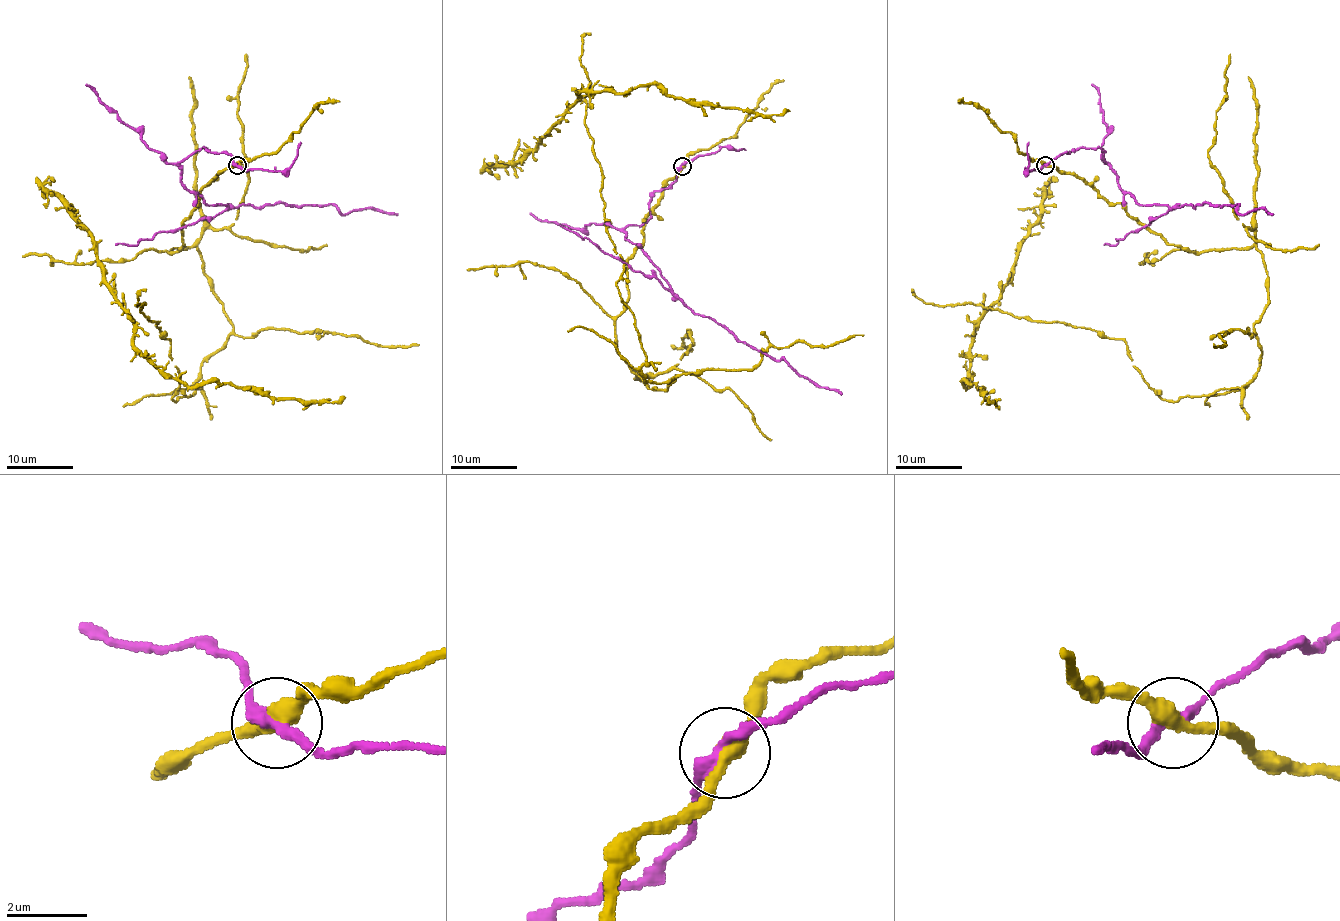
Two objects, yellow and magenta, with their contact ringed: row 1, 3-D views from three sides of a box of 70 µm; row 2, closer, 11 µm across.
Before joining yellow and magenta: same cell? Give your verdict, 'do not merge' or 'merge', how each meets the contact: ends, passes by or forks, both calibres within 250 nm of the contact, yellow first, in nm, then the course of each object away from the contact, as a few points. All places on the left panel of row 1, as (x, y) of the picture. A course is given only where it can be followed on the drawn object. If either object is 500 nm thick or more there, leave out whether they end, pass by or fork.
do not merge; yellow passes by; magenta passes by; calibres 380 and 300 nm; course yellow (238, 165), (171, 249), (233, 326), (201, 387), (173, 400), (140, 306), (133, 344), (191, 387), (345, 397); course magenta (236, 165), (229, 155), (193, 151), (179, 163), (181, 183), (229, 208), (334, 205), (344, 215), (397, 215)

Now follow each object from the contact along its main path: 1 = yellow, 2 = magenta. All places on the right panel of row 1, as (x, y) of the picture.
1: (1045, 165), (1169, 244), (1253, 246), (1258, 370), (1164, 400), (1121, 339), (980, 306), (963, 380), (990, 397)
2: (1045, 165), (1059, 155), (1099, 148), (1117, 183), (1141, 205), (1239, 205), (1242, 215), (1263, 208), (1273, 215)

